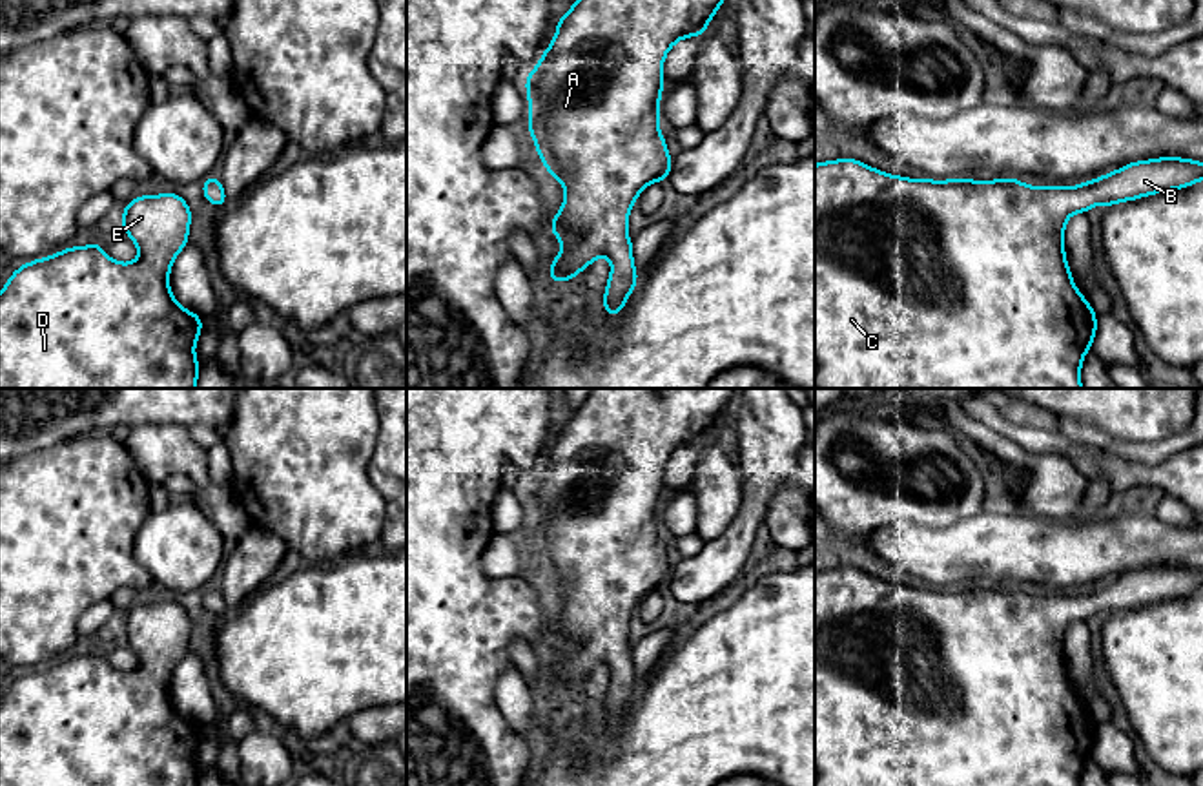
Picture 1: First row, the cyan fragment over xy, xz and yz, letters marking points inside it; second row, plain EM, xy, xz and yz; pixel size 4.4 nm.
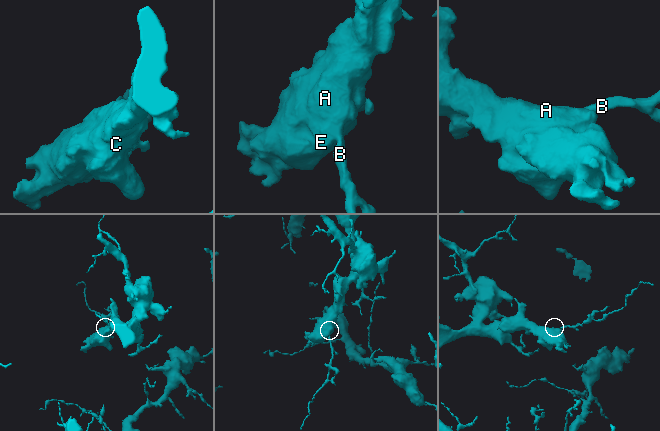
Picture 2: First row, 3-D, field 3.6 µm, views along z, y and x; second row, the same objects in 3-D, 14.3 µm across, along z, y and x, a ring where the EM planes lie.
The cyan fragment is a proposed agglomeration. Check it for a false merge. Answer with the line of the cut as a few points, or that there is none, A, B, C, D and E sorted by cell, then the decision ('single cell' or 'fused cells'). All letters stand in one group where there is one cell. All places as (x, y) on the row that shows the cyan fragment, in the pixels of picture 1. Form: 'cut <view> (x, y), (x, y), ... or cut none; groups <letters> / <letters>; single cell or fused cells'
cut none; groups A B C D E; single cell

